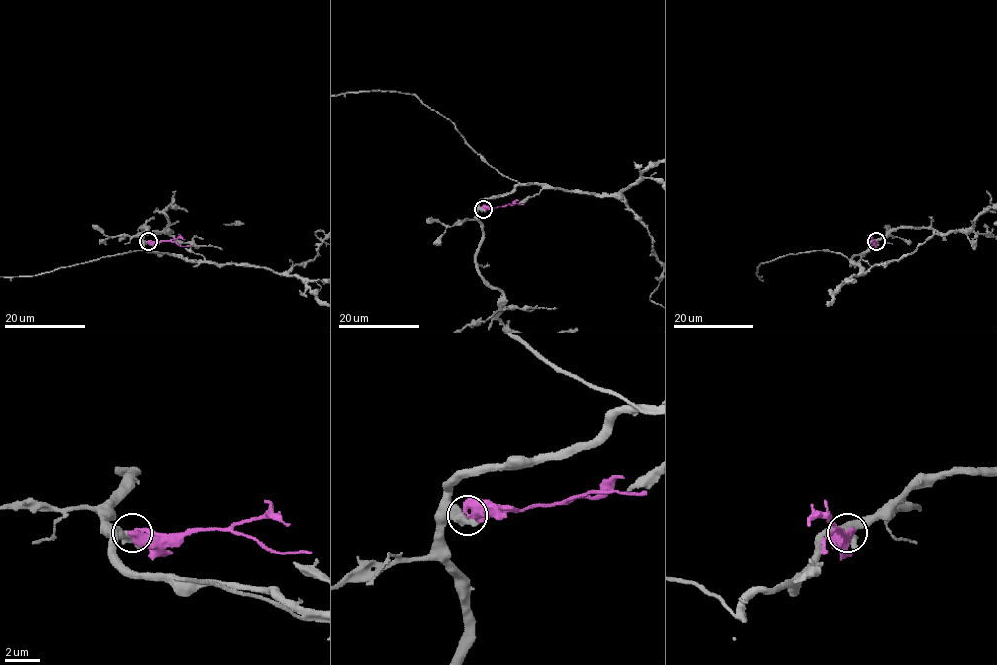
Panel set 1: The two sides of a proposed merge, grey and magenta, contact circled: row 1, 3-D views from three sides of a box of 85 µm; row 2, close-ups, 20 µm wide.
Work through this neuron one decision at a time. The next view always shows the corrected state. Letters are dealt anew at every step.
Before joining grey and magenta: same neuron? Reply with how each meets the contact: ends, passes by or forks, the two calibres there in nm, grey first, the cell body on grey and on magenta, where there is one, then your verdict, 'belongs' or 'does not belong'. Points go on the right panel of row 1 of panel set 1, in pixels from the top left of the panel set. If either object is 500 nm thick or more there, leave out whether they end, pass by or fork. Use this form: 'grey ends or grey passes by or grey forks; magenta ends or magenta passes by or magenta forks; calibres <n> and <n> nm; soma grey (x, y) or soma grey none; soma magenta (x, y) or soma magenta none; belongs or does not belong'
calibres 650 and 600 nm; soma grey none; soma magenta none; does not belong

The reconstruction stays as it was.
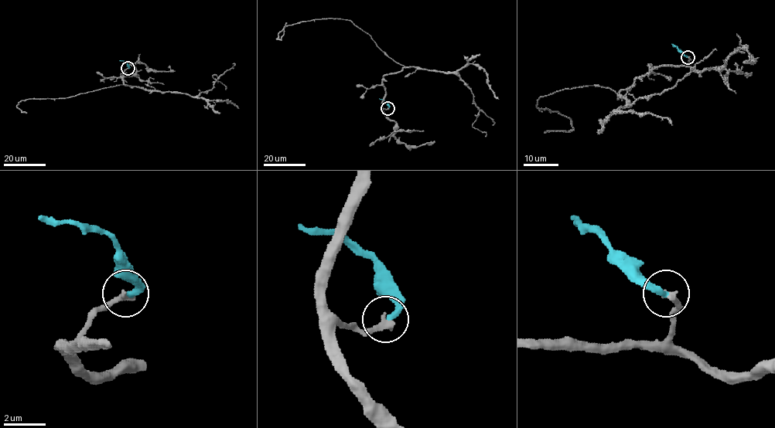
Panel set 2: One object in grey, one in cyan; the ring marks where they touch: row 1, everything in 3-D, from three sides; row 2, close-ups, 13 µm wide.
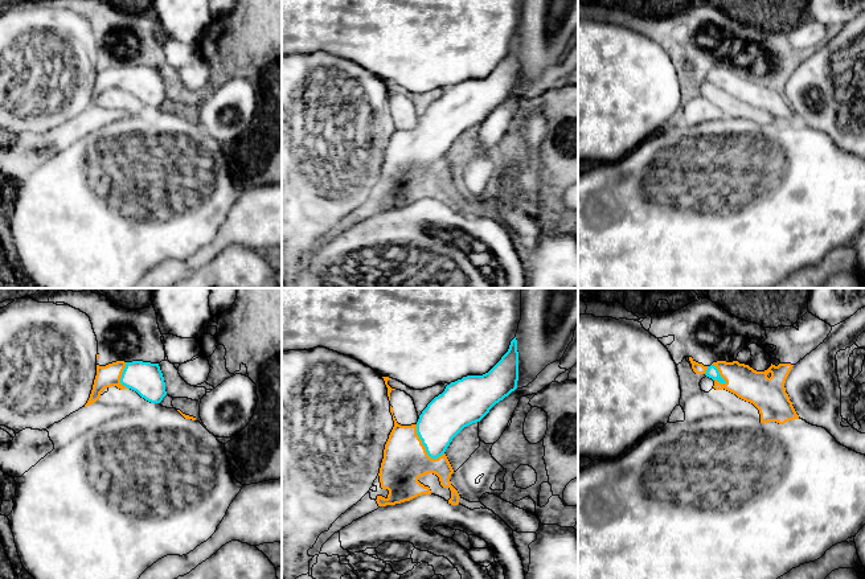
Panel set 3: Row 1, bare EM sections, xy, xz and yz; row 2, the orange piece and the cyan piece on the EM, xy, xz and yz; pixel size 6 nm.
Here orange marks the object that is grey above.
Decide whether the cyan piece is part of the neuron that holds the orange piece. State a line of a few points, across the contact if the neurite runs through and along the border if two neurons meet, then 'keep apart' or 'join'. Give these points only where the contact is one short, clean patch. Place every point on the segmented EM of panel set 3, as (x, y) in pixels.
join

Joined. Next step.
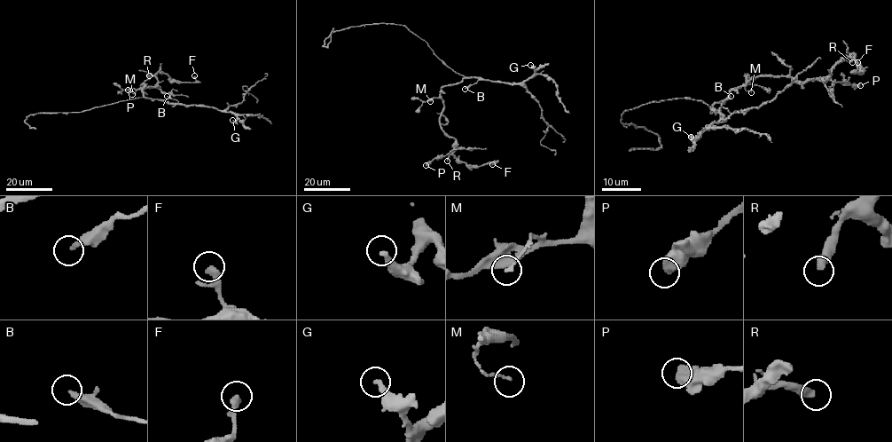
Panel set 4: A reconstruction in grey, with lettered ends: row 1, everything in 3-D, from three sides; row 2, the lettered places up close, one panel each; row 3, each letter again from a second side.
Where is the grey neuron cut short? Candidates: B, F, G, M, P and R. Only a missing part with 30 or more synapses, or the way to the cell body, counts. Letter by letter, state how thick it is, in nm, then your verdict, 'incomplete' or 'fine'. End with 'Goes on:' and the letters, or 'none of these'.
B: calibre 280 nm; fine
F: calibre 240 nm; fine
G: calibre 280 nm; fine
M: calibre 120 nm; fine
P: calibre 550 nm; fine
R: calibre 400 nm; incomplete
Goes on: R

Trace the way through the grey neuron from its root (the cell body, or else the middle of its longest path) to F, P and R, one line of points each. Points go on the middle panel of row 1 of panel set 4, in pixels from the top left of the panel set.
F: (450, 67), (465, 77), (442, 87), (440, 125), (455, 140), (453, 155), (457, 159), (469, 166), (492, 164)
P: (450, 67), (465, 76), (443, 86), (441, 93), (440, 125), (455, 140), (454, 147), (426, 165)
R: (450, 67), (465, 77), (459, 82), (442, 87), (443, 111), (440, 125), (456, 141), (456, 149), (447, 161)

